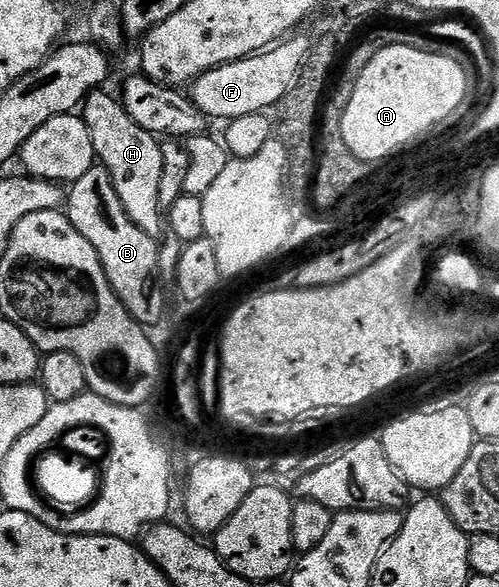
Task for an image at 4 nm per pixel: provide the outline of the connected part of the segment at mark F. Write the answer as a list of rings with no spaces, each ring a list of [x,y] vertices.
[[[290,35],[281,43],[252,57],[241,57],[208,72],[200,74],[189,86],[190,102],[207,117],[233,119],[240,115],[266,113],[273,110],[275,103],[284,99],[288,91],[298,81],[306,56],[310,54],[311,38]]]

